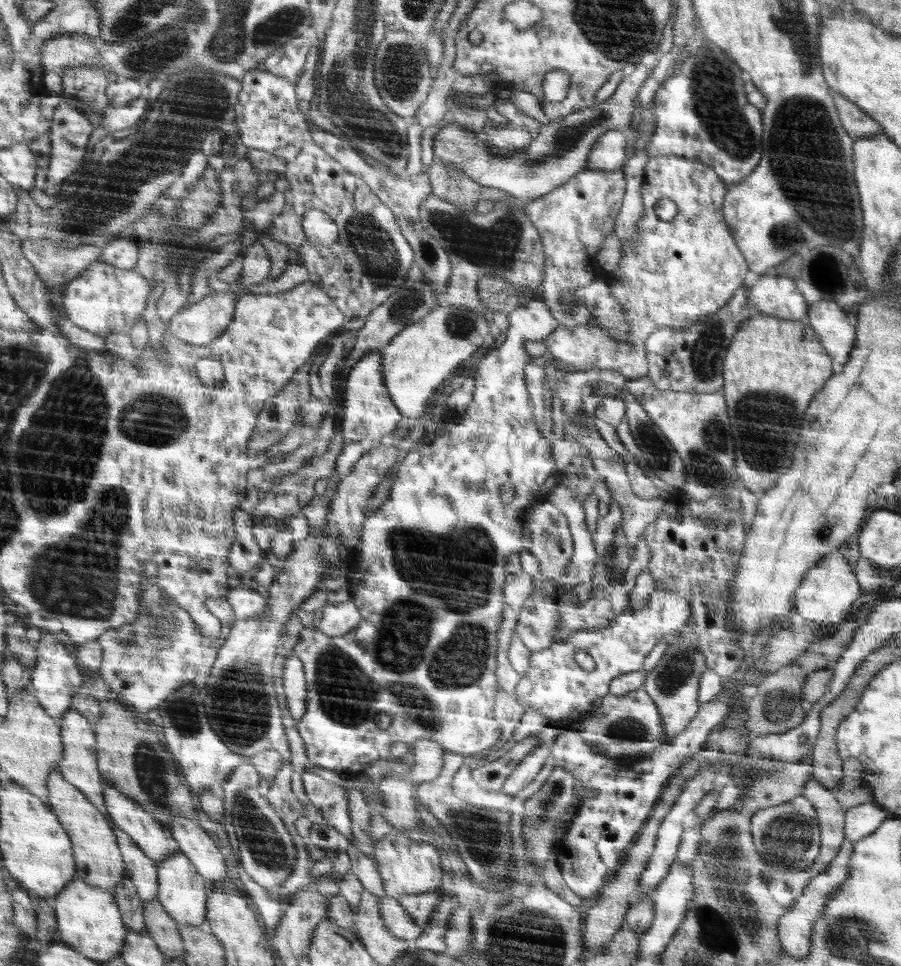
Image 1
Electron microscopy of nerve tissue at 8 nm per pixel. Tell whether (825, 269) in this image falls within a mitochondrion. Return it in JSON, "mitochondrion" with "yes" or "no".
{"mitochondrion":"yes"}

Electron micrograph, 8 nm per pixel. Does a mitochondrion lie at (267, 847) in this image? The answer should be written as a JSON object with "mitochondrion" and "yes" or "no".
{"mitochondrion":"yes"}

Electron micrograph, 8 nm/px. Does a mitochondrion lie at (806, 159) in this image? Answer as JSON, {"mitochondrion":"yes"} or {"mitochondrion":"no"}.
{"mitochondrion":"yes"}

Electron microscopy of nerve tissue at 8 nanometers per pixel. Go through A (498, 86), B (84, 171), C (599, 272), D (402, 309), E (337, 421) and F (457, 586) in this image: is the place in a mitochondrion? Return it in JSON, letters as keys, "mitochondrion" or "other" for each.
{"A":"other","B":"mitochondrion","C":"other","D":"mitochondrion","E":"other","F":"mitochondrion"}

